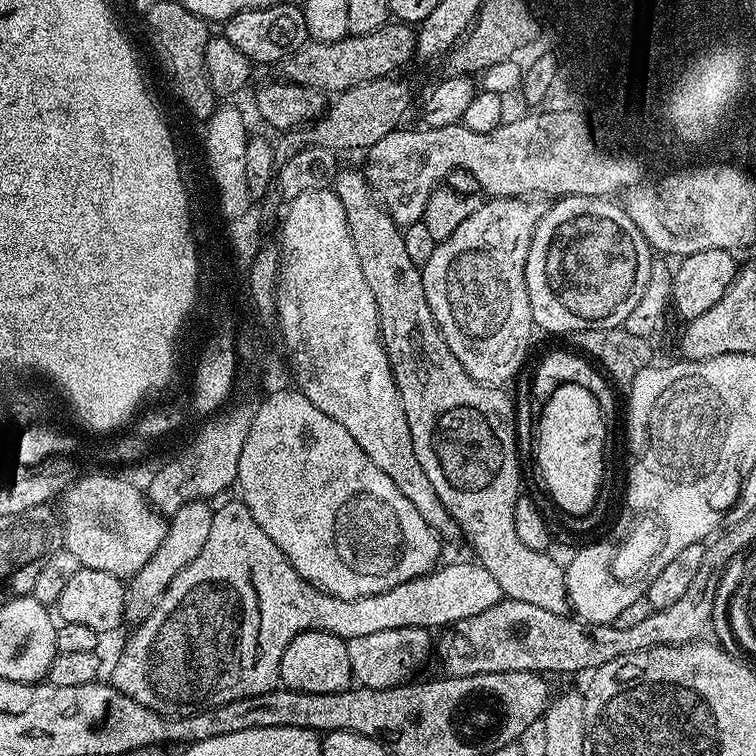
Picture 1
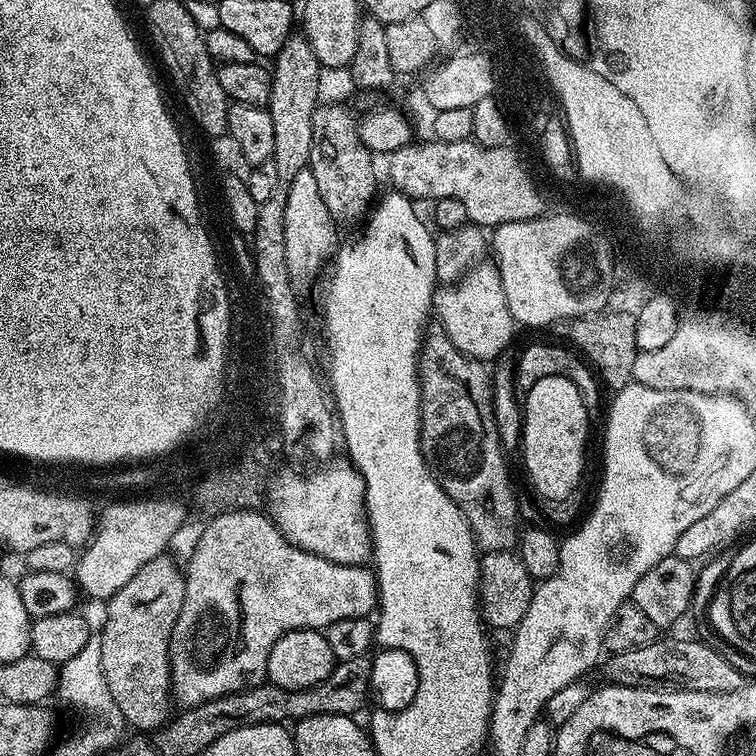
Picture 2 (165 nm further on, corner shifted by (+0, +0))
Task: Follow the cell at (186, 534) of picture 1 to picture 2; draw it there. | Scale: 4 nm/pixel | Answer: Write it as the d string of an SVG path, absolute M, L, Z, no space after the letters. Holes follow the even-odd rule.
M168 554L146 562L146 566L142 566L142 570L138 570L138 574L134 574L134 578L130 578L130 582L126 582L126 586L107 601L108 617L104 620L104 629L98 632L102 646L102 674L106 678L106 686L110 686L110 698L114 698L114 706L118 706L123 714L125 725L132 727L133 724L140 734L152 734L163 728L174 712L168 647L178 614L182 614L186 579L181 565L179 568L175 562Z

